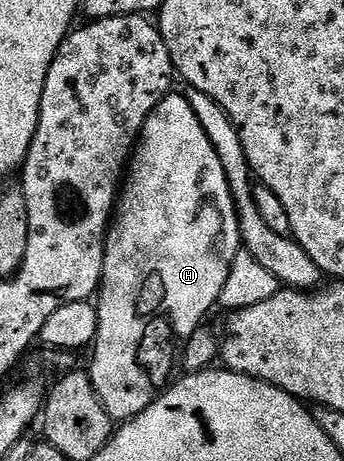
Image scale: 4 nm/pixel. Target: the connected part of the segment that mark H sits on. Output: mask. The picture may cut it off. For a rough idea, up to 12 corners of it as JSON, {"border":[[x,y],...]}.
{"border":[[186,95],[149,114],[90,349],[112,421],[168,387],[241,251]]}

